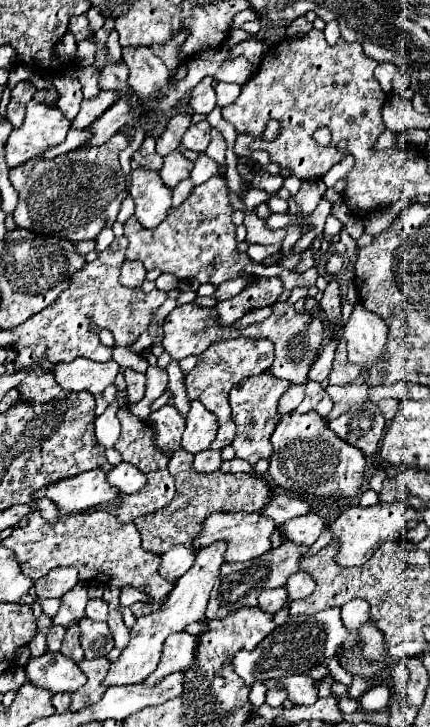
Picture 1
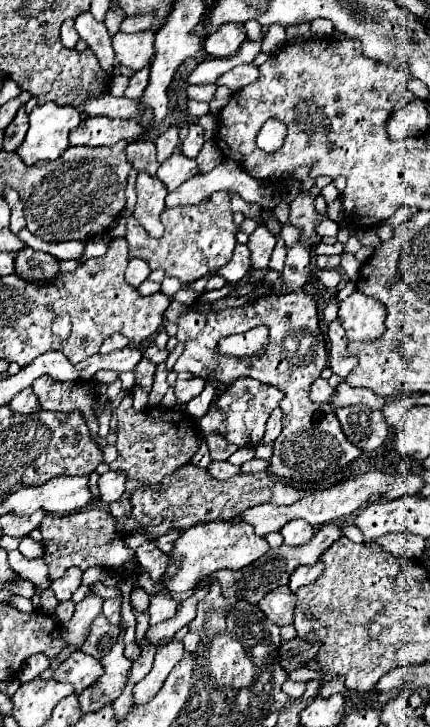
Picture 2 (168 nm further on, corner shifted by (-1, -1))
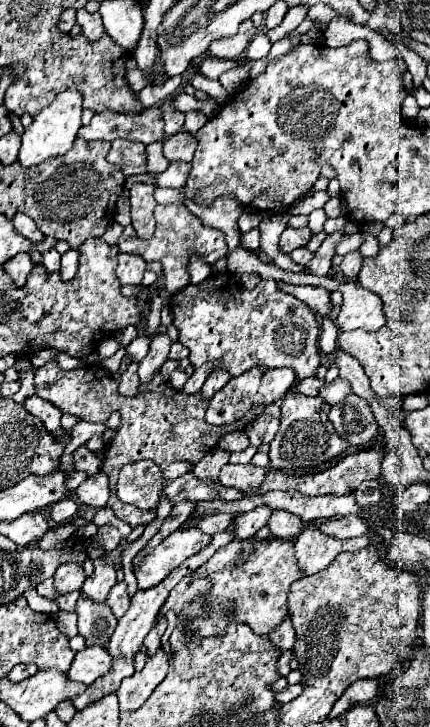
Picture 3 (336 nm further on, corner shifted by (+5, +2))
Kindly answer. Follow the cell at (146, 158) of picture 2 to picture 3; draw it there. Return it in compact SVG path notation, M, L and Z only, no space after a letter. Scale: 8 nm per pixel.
M112 141L108 161L114 163L126 177L146 173L146 145L138 141Z

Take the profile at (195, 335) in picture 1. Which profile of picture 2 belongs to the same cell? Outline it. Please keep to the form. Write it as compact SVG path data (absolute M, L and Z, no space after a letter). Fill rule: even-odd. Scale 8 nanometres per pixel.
M294 292L284 296L270 294L256 304L244 304L240 308L226 308L220 312L188 312L178 320L176 340L184 344L184 352L174 364L176 372L190 370L200 378L214 374L226 384L240 376L250 376L284 392L280 406L284 410L284 428L274 440L274 454L270 458L272 474L310 488L338 476L344 466L350 466L362 454L362 450L350 444L342 434L334 408L330 404L316 404L308 398L312 382L326 366L326 344L312 296ZM259 325L265 325L270 330L270 346L266 348L266 354L250 360L226 360L214 354L218 338L244 333Z

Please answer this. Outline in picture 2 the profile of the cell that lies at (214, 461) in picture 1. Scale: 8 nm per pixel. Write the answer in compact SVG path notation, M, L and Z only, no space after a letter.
M212 460L206 470L208 470L208 474L210 474L212 478L224 480L224 478L236 476L236 474L240 472L240 466L232 466L230 462L216 462L216 460Z

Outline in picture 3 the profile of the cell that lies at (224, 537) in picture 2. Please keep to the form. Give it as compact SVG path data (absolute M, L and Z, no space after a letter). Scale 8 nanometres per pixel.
M178 529L166 537L158 547L150 549L146 555L138 553L132 559L134 575L138 579L138 589L156 587L162 579L170 575L184 559L196 555L210 543L210 535L204 535L200 529Z

